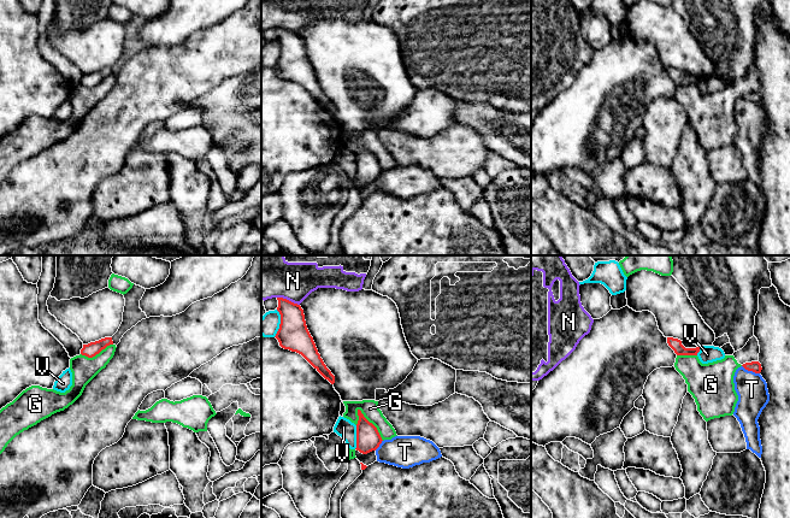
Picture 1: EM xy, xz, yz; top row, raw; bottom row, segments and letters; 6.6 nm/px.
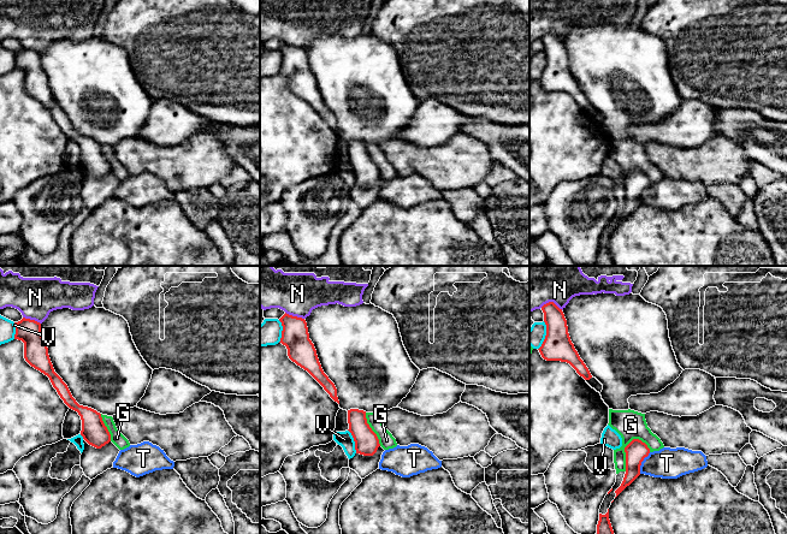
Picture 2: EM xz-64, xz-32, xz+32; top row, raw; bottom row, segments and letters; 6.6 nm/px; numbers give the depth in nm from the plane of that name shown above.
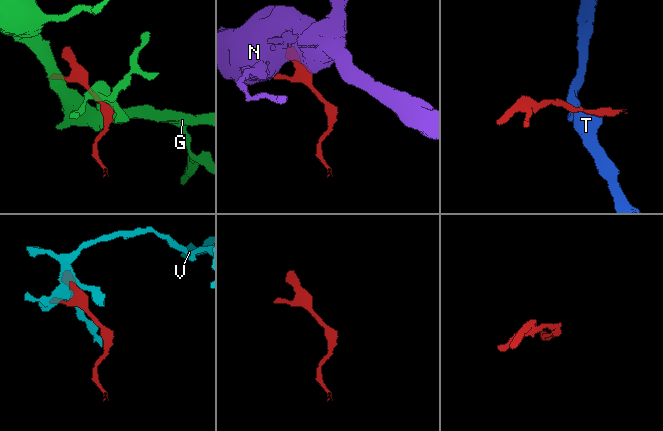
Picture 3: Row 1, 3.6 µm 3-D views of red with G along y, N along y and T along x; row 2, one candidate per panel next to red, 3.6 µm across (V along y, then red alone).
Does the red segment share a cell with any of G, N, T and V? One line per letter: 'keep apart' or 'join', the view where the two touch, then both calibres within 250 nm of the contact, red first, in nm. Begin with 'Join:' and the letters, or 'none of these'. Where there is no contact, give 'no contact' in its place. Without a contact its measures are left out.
Join: V
G: keep apart; contact in xz; calibres 160 and 120 nm
N: keep apart; contact in xz; calibres 200 and 220 nm
T: keep apart; contact in yz; calibres 80 and 200 nm
V: join; contact in xz; calibres 160 and 120 nm

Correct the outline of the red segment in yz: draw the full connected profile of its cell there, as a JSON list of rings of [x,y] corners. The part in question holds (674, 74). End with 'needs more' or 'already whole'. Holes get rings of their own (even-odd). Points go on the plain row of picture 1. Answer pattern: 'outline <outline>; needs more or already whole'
outline [[[667,67],[667,73],[677,86],[697,86],[702,94],[713,93],[725,88],[724,81],[714,76],[685,78],[680,70],[673,67]]]; needs more

